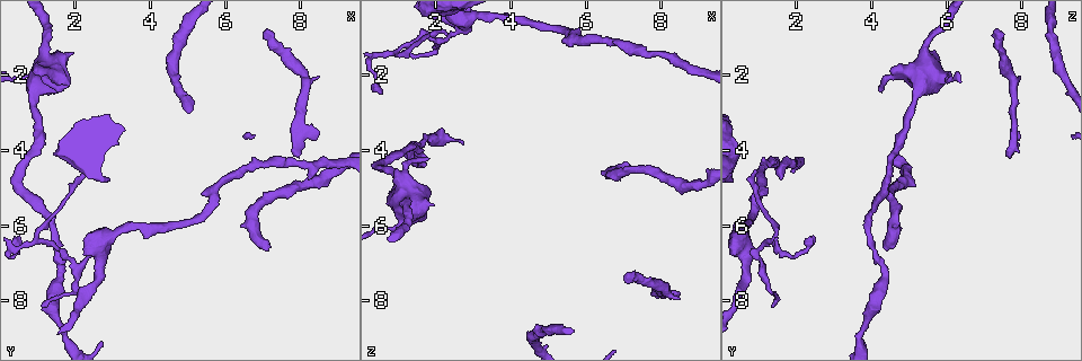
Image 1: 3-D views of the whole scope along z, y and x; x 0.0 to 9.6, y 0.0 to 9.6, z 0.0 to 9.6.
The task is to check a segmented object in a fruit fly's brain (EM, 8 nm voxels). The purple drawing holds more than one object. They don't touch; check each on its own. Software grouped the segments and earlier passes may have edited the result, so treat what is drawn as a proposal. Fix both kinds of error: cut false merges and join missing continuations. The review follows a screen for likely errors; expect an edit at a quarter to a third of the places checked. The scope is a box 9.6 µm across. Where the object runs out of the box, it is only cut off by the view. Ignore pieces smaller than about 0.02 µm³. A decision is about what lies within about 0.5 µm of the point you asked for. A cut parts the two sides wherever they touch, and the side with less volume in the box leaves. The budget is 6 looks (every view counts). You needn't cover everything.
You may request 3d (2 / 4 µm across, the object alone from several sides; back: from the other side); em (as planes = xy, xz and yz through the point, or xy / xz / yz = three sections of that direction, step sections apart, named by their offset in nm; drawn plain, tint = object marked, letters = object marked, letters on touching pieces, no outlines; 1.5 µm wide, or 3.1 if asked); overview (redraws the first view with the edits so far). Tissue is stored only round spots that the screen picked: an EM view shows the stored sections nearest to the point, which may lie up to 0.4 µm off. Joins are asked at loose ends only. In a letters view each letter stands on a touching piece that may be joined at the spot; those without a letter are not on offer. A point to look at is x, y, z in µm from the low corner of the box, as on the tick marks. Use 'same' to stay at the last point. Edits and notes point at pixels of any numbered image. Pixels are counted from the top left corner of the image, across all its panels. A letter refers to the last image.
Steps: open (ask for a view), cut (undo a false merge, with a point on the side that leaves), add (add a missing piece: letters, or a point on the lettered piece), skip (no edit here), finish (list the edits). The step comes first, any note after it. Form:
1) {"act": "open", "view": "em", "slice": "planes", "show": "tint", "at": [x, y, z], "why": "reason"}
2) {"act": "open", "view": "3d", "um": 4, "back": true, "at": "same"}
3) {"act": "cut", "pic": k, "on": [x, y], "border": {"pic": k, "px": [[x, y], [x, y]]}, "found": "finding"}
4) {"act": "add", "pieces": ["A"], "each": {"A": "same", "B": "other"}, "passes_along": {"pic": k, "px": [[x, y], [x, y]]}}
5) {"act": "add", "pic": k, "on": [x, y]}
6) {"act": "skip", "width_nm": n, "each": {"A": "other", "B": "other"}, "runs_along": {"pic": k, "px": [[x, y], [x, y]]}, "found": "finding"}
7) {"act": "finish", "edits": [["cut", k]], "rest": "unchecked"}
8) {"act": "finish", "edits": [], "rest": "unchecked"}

{"act": "open", "view": "em", "slice": "planes", "show": "letters", "at": [6.95, 0.95, 7.40], "why": "branch stops here"}

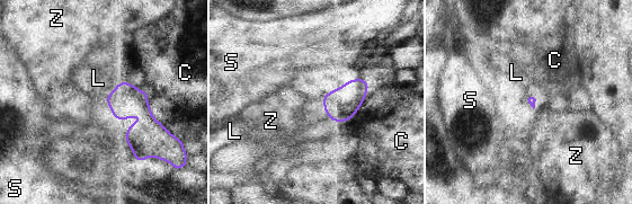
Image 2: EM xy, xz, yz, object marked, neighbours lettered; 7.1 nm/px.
{"act": "skip", "longest_contact_nm": ["C", 220], "each": {"C": "other", "L": "other", "S": "other", "Z": "other"}, "border": {"pic": 2, "px": [[124, 139], [132, 153], [140, 161]]}, "found": "no lettered piece goes on from it"}

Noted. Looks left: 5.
{"act": "open", "view": "em", "slice": "xy", "step": 4, "show": "tint", "at": [7.20, 6.60, 4.45], "why": "an open end"}

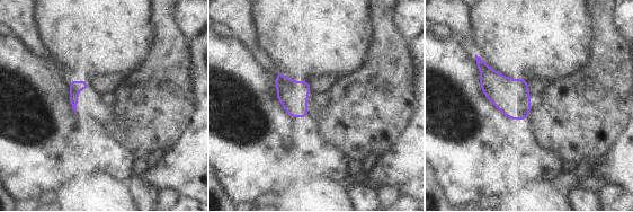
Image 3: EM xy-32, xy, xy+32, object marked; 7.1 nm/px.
{"act": "open", "view": "em", "slice": "xy", "step": 4, "show": "letters", "at": "same", "why": "what lies round it"}

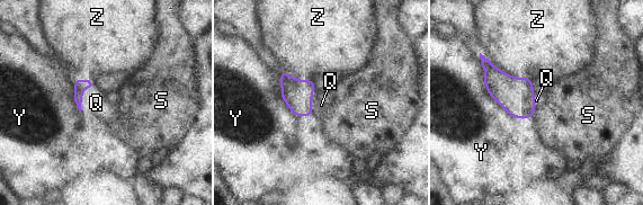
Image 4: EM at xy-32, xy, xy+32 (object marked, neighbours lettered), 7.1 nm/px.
{"act": "add", "pieces": ["Q"], "each": {"Q": "same", "S": "other", "Y": "other", "Z": "other"}, "found": "the neuron continues"}

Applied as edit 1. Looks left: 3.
{"act": "open", "view": "overview", "why": "see it whole again"}

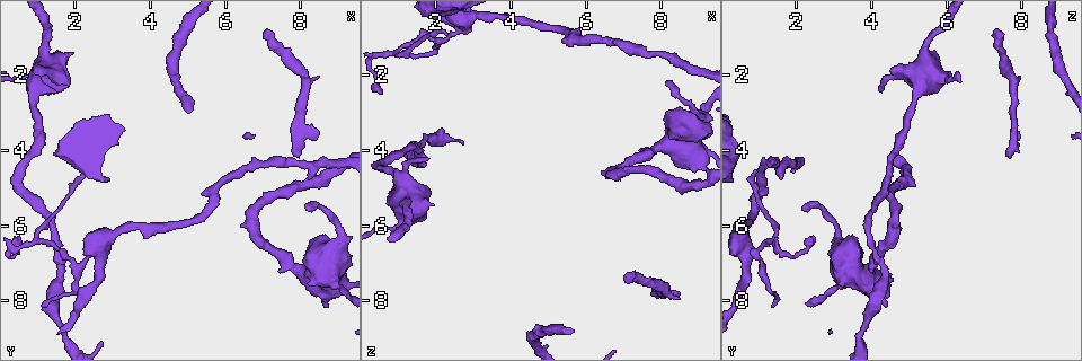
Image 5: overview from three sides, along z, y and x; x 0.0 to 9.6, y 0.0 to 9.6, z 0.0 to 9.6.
{"act": "open", "view": "em", "slice": "planes", "show": "letters", "at": [2.25, 4.60, 0.90], "why": "branch stops here"}

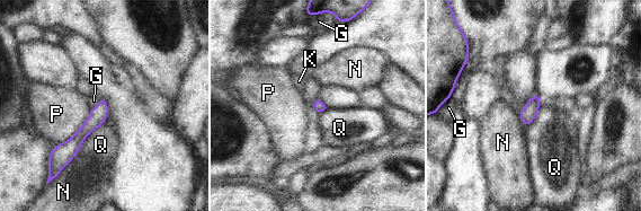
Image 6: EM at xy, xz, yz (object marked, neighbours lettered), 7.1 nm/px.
{"act": "skip", "each": {"G": "other", "K": "other", "N": "other", "P": "other", "Q": "other"}, "runs_along": {"pic": 6, "px": [[103, 103], [97, 117], [58, 158]]}, "found": "no lettered piece goes on from it"}

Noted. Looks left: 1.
{"act": "finish", "edits": [["add", 4]], "rest": "unchecked"}

